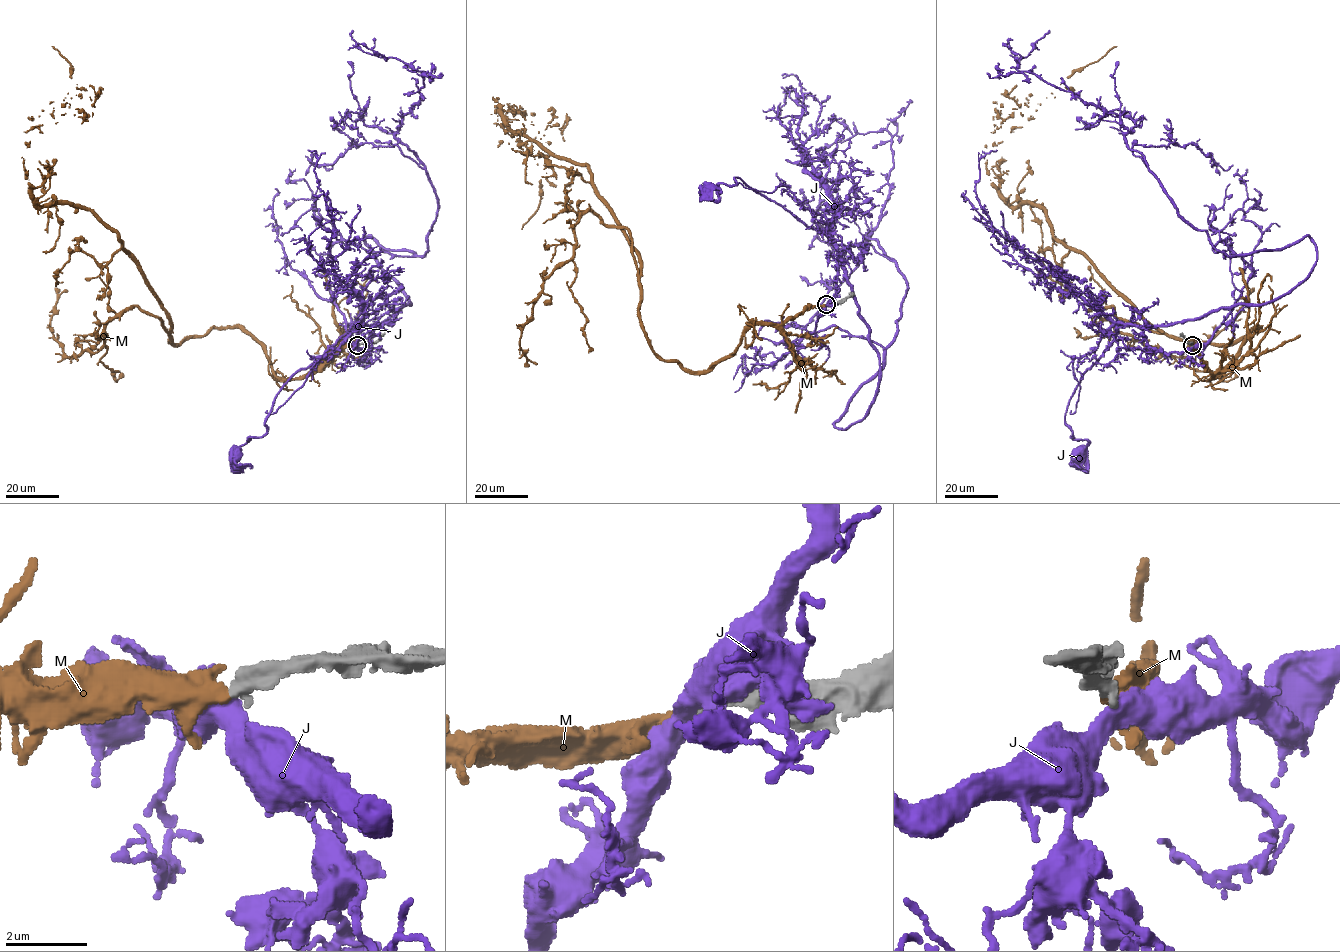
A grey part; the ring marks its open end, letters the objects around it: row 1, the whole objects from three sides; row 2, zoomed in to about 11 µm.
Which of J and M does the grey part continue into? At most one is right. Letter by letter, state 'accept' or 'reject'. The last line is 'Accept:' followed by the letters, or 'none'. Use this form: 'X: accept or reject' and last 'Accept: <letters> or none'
J: reject
M: accept
Accept: M

